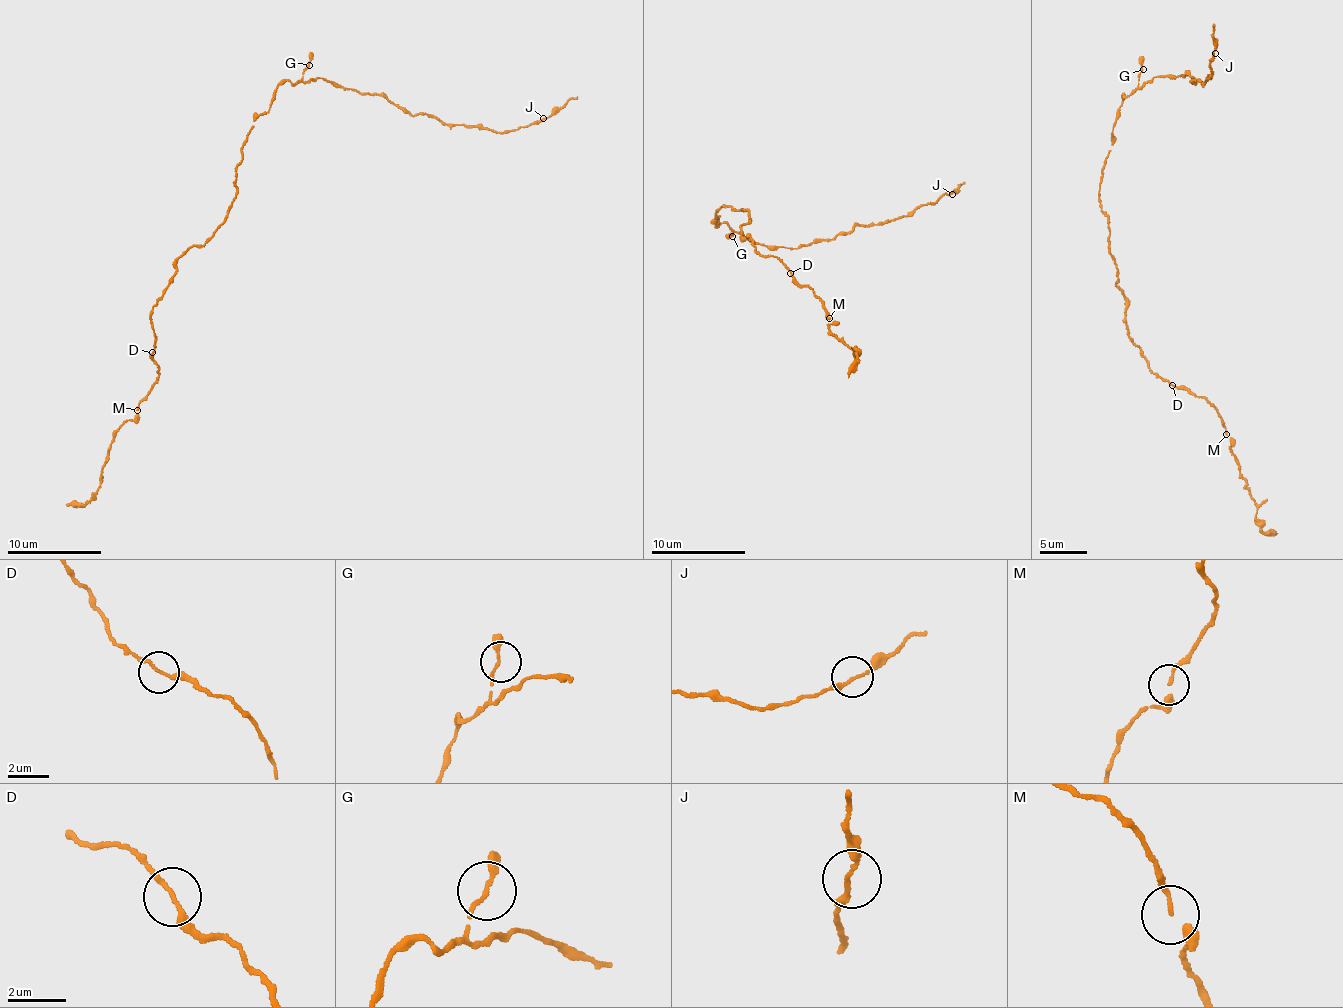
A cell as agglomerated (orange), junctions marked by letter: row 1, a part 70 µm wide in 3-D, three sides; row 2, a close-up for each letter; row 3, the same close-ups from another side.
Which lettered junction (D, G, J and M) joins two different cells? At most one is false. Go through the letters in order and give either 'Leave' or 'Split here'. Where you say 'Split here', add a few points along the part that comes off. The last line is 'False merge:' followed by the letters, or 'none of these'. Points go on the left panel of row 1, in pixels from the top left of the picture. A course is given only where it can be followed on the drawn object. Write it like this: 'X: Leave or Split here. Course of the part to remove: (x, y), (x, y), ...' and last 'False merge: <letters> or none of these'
D: Leave
G: Leave
J: Leave
M: Leave
False merge: none of these

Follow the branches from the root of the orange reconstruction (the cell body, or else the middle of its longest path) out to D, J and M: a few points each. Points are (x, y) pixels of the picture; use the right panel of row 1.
D: (1100, 193), (1128, 335), (1149, 372), (1172, 385)
J: (1100, 193), (1123, 95), (1159, 74), (1188, 72), (1206, 83), (1215, 53)
M: (1100, 193), (1128, 335), (1149, 372), (1208, 401), (1226, 435)

